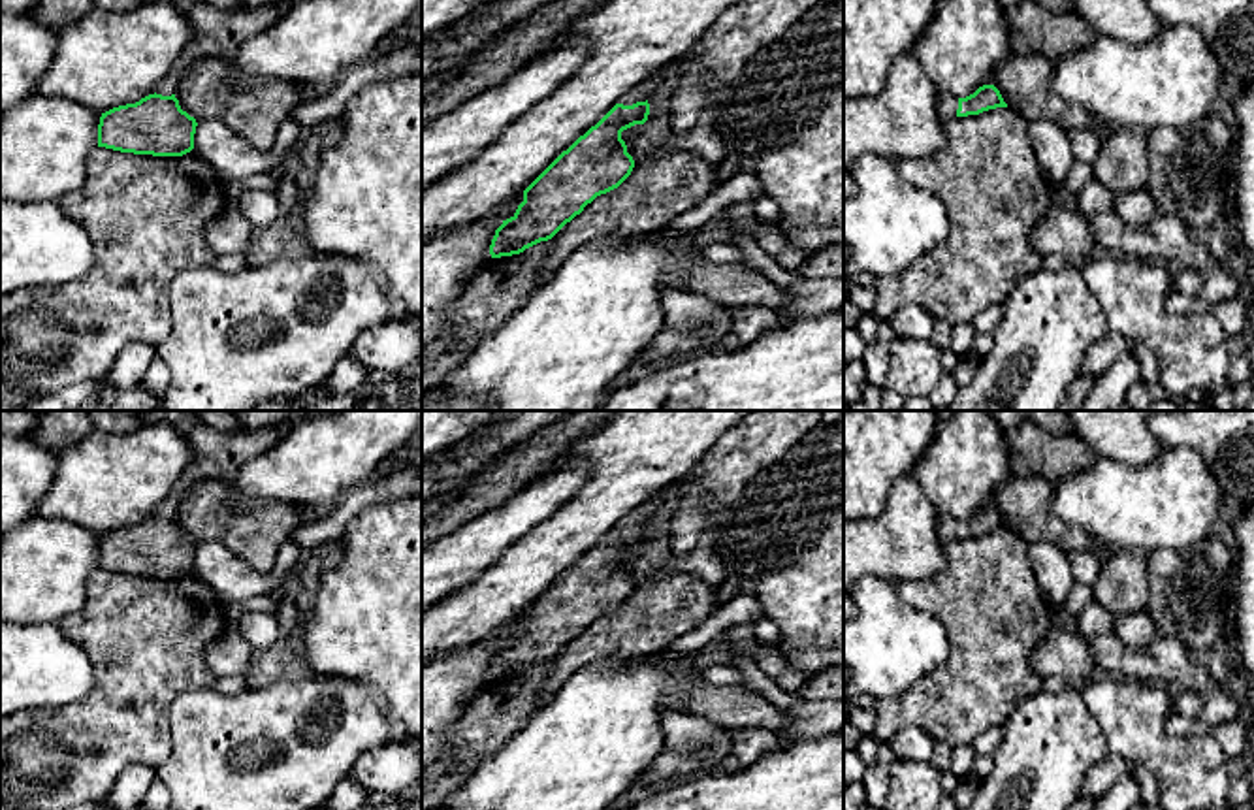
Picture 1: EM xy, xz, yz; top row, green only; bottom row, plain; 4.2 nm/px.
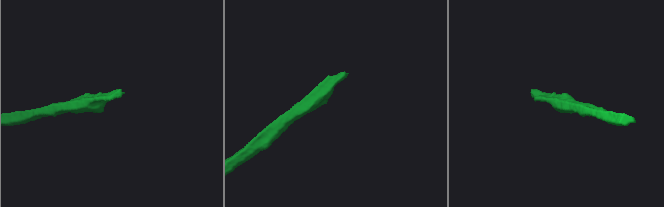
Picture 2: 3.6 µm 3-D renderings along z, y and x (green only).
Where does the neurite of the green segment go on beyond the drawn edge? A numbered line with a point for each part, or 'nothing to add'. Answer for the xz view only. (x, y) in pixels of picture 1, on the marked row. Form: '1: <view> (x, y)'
1: xz (641, 93)

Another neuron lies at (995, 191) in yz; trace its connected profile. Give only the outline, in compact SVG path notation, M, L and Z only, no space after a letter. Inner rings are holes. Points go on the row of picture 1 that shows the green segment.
M1009 107L943 121L947 145L932 156L896 162L898 173L936 194L949 213L949 235L909 269L876 277L874 315L891 320L904 305L924 307L951 326L972 322L981 311L1000 307L1015 284L1041 269L1043 254L1032 247L1036 226L1054 207L1051 179L1036 160L1028 122Z

